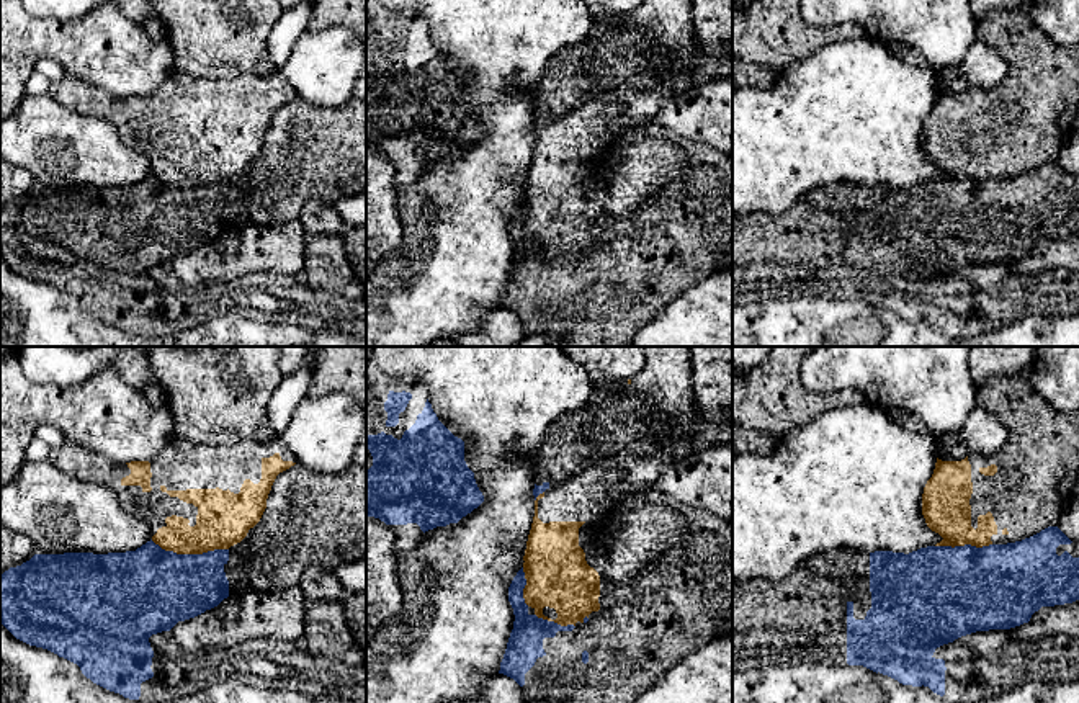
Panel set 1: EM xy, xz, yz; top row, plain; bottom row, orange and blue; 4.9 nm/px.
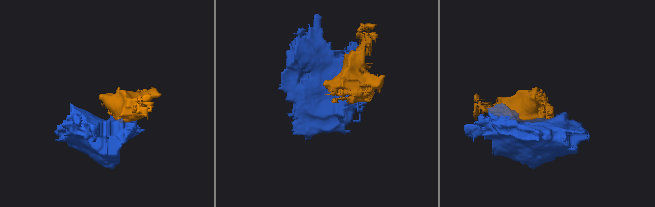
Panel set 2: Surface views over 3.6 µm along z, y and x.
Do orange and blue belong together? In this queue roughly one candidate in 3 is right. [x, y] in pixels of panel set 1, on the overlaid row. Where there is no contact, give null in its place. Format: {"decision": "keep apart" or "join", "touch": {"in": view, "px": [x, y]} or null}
{"decision": "keep apart", "touch": {"in": "xy", "px": [190, 553]}}

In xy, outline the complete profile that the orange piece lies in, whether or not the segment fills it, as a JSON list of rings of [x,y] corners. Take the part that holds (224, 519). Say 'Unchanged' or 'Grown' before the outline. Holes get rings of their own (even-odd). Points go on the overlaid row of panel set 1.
Grown. [[[281,437],[265,441],[239,440],[209,446],[173,438],[149,461],[118,463],[65,440],[51,448],[47,461],[72,479],[110,487],[124,512],[142,520],[152,541],[177,554],[229,549],[253,528],[265,508],[276,476],[296,464]]]

